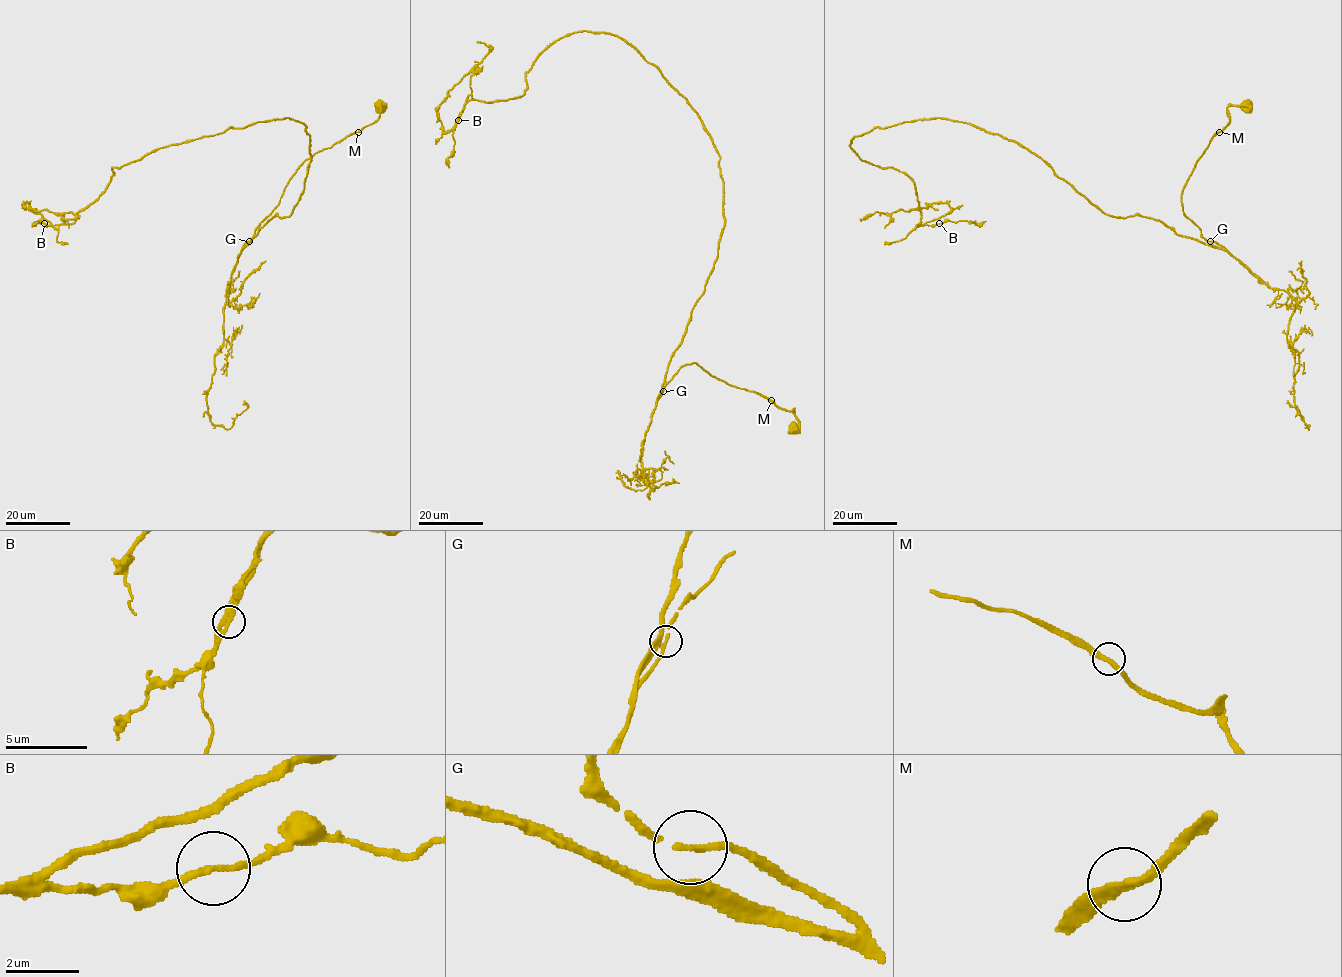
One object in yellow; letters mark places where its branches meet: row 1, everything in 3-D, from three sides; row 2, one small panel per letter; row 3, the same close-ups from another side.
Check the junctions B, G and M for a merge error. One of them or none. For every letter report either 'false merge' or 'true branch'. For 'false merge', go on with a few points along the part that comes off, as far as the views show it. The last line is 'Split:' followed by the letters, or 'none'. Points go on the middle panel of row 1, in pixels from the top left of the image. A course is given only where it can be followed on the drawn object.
B: true branch
G: true branch
M: true branch
Split: none

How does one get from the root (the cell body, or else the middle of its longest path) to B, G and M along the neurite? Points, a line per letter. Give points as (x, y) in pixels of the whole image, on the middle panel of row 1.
B: (793, 428), (697, 363), (655, 405), (724, 218), (712, 139), (655, 66), (573, 32), (458, 120)
G: (793, 428), (798, 423), (794, 408), (787, 411), (752, 391), (729, 385), (697, 363), (684, 365), (663, 391)
M: (793, 428), (798, 423), (794, 408), (787, 411), (772, 400)

